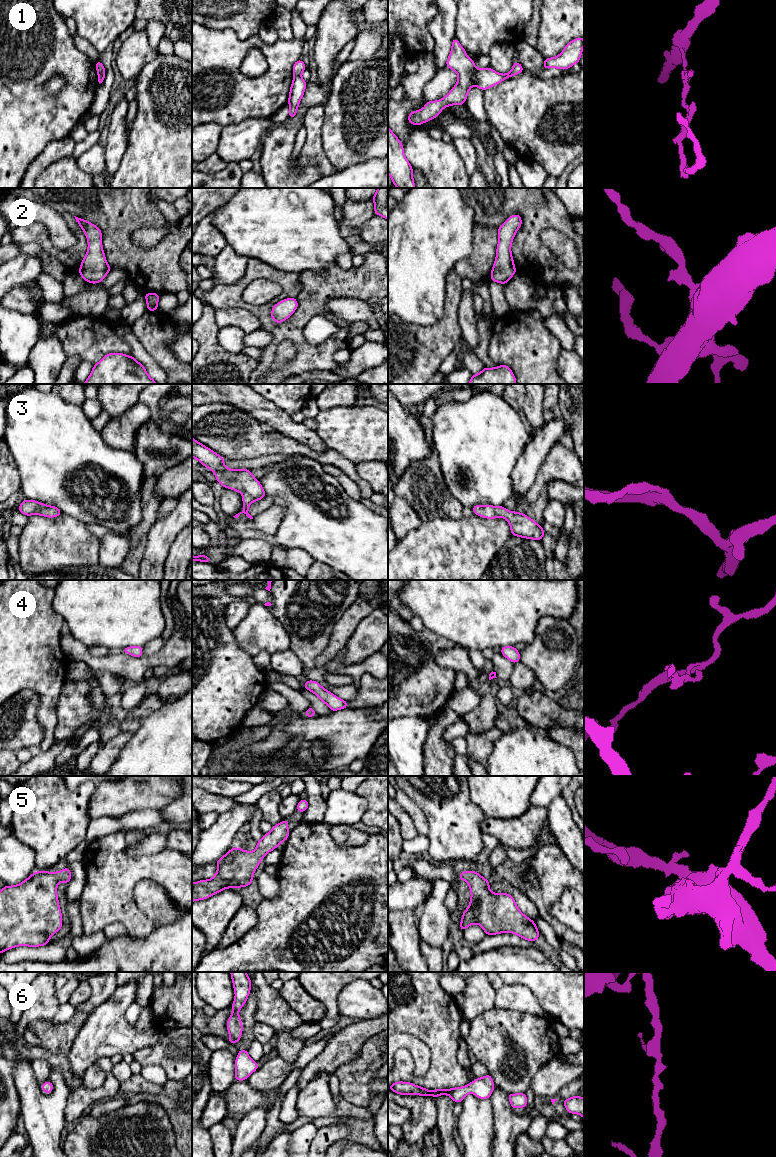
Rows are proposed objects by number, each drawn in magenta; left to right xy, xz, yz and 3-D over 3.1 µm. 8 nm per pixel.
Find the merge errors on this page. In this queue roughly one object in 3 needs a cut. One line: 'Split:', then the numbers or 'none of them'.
Split: 1

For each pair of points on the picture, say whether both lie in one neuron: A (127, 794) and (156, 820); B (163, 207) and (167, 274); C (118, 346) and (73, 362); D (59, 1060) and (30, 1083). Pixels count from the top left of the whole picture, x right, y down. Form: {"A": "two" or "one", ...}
{"A": "two", "B": "two", "C": "two", "D": "two"}

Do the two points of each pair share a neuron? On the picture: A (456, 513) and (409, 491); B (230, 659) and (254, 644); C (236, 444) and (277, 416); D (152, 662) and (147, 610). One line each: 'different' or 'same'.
A: same
B: different
C: different
D: different

